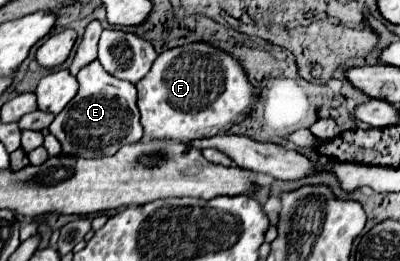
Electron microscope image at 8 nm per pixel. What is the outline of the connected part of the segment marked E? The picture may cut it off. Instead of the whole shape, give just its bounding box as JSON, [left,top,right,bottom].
[49,59,143,157]

